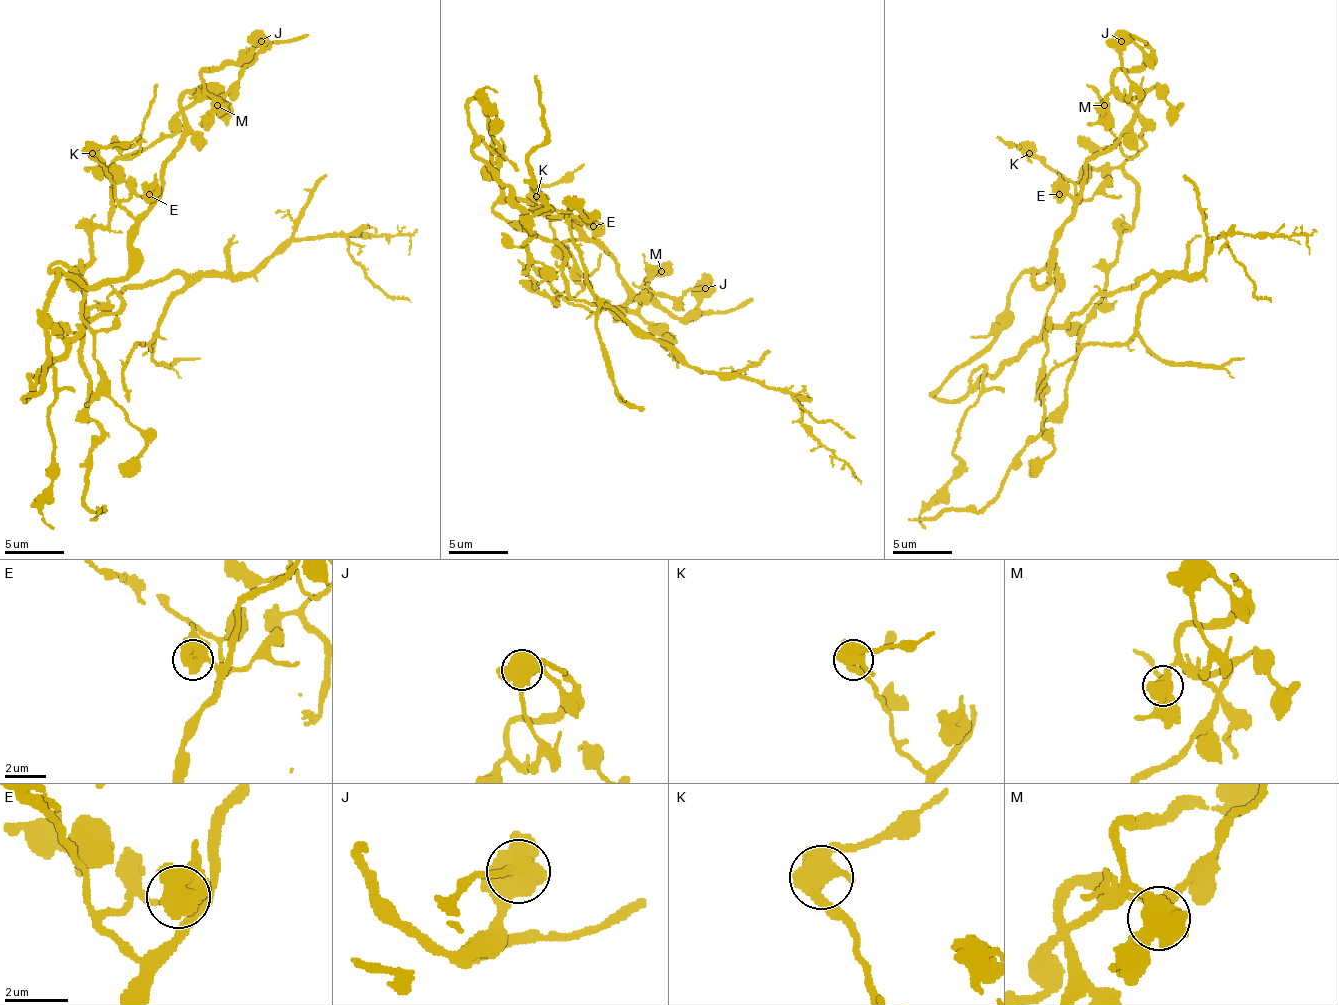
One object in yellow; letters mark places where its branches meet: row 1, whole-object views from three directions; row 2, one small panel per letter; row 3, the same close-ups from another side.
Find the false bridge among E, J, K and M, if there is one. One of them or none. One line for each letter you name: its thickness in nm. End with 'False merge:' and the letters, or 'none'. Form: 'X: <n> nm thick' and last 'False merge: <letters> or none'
J: 800 nm thick
False merge: J

